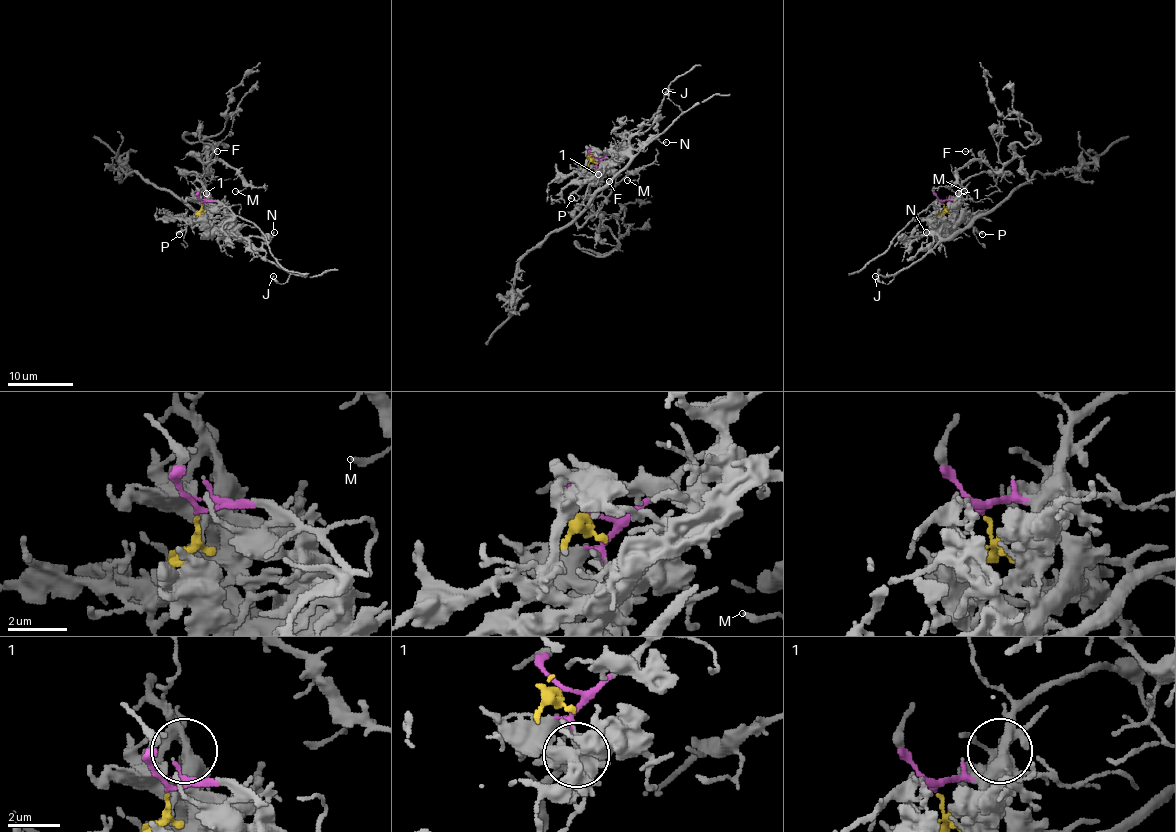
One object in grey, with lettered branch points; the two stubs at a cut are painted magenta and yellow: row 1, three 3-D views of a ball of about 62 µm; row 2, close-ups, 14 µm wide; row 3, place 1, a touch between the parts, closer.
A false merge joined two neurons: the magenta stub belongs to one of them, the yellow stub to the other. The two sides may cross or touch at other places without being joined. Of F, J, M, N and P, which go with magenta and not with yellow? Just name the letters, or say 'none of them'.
F, M

